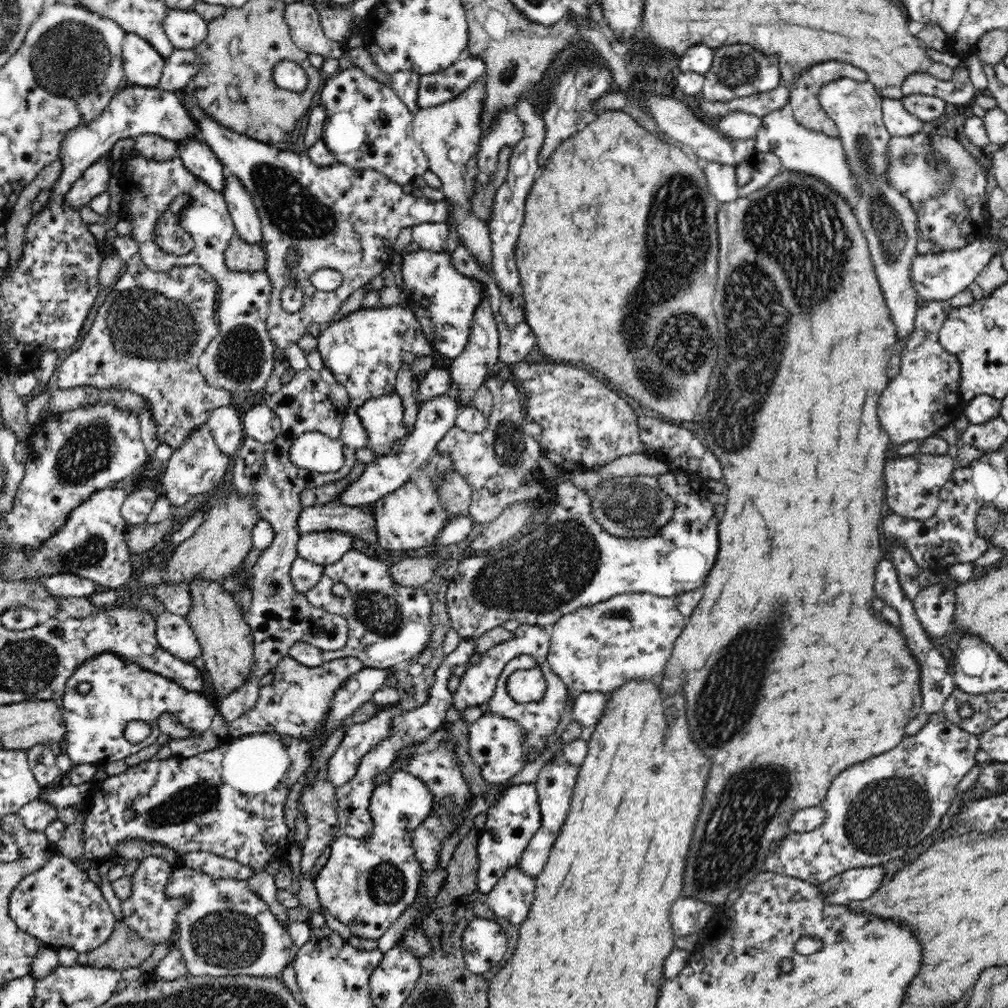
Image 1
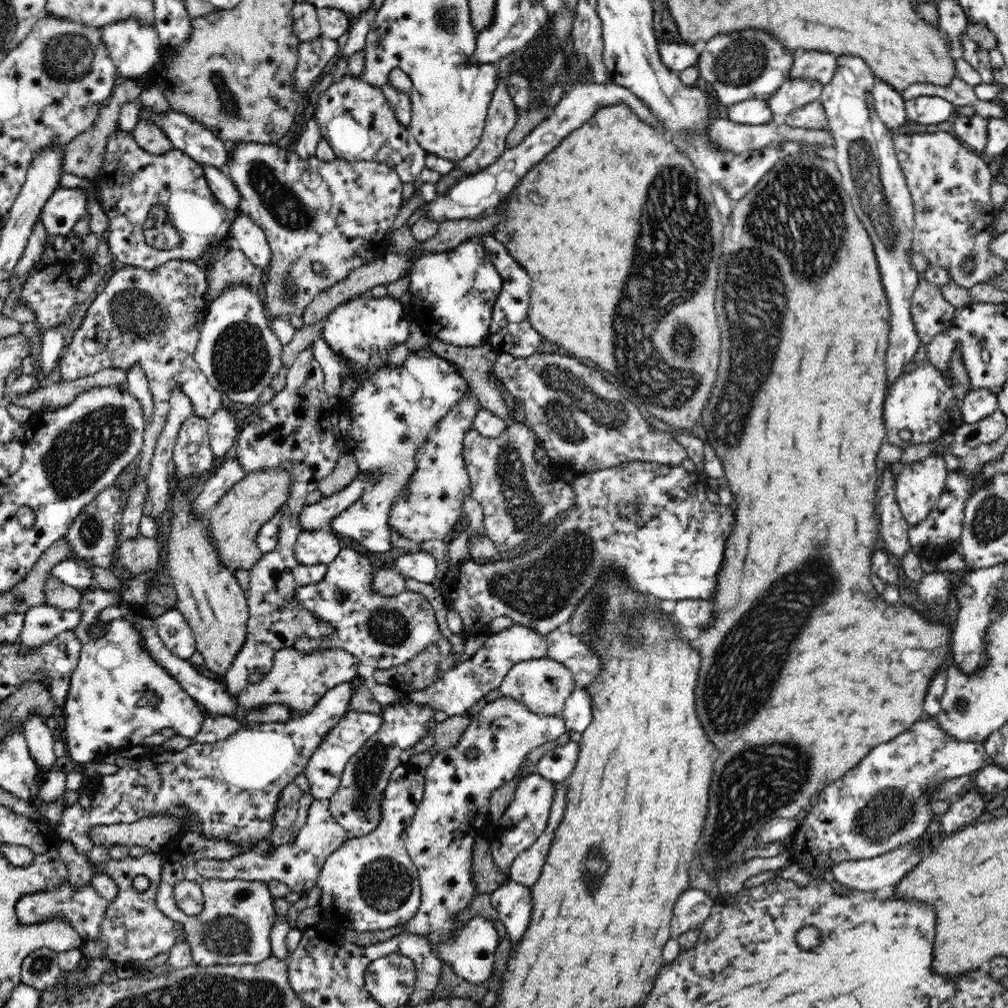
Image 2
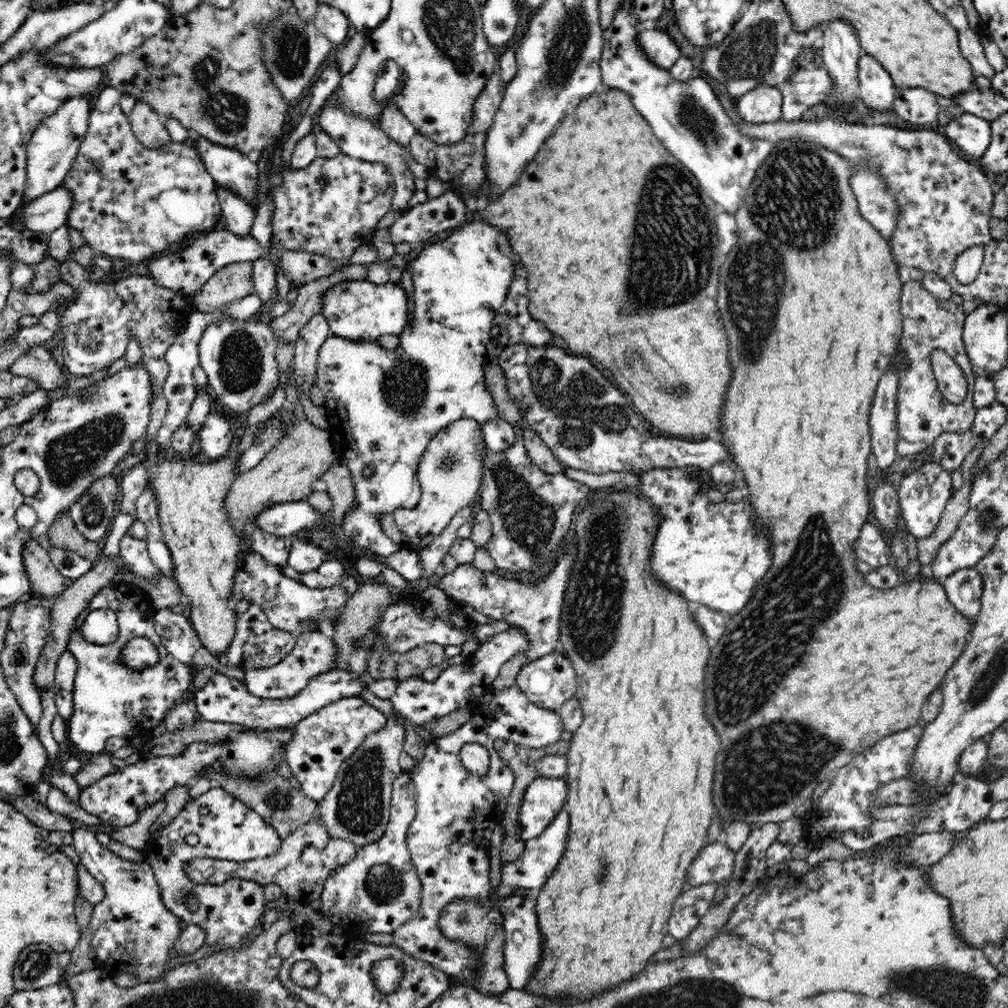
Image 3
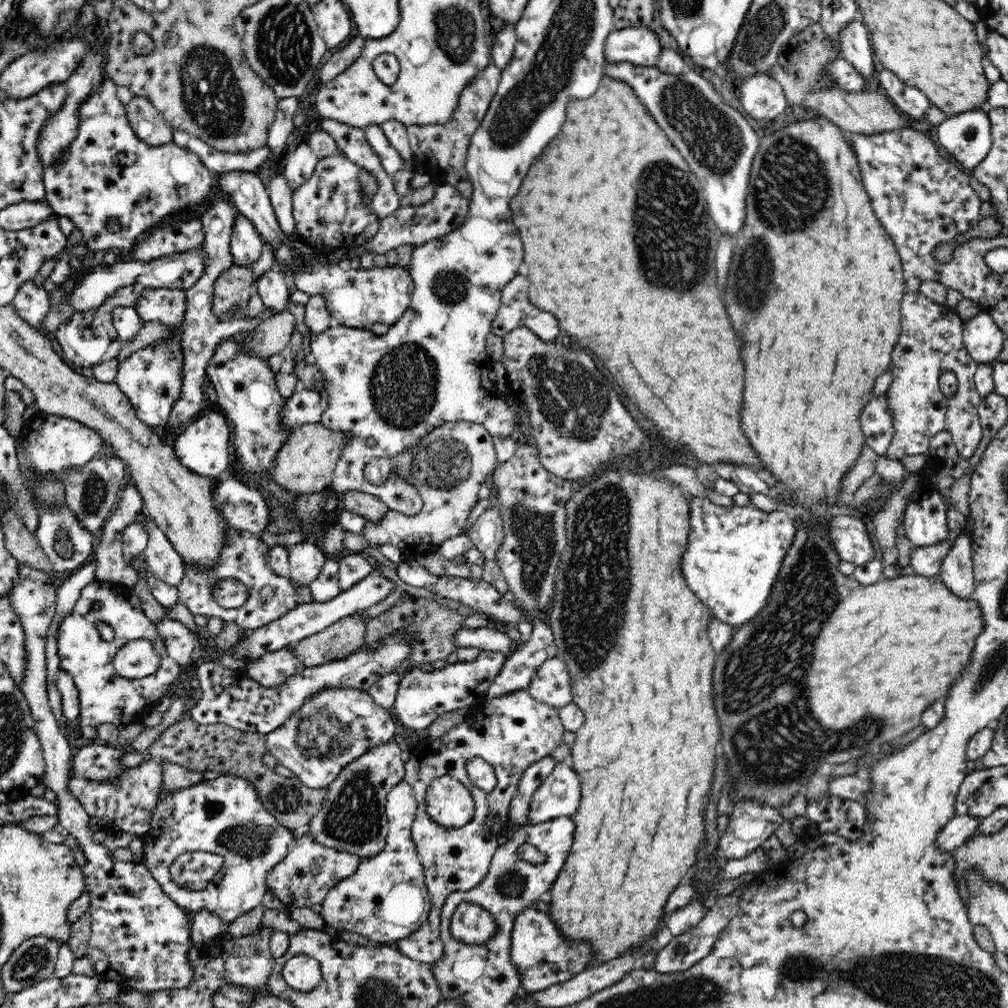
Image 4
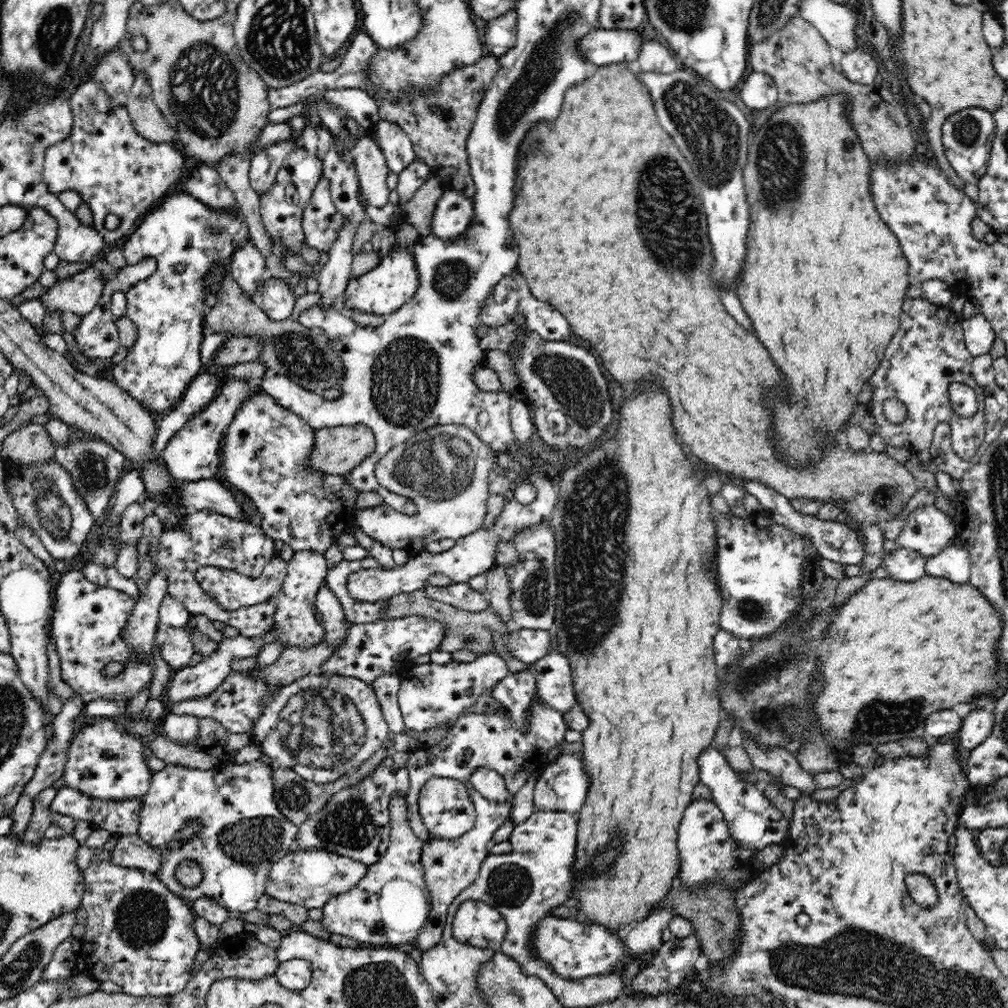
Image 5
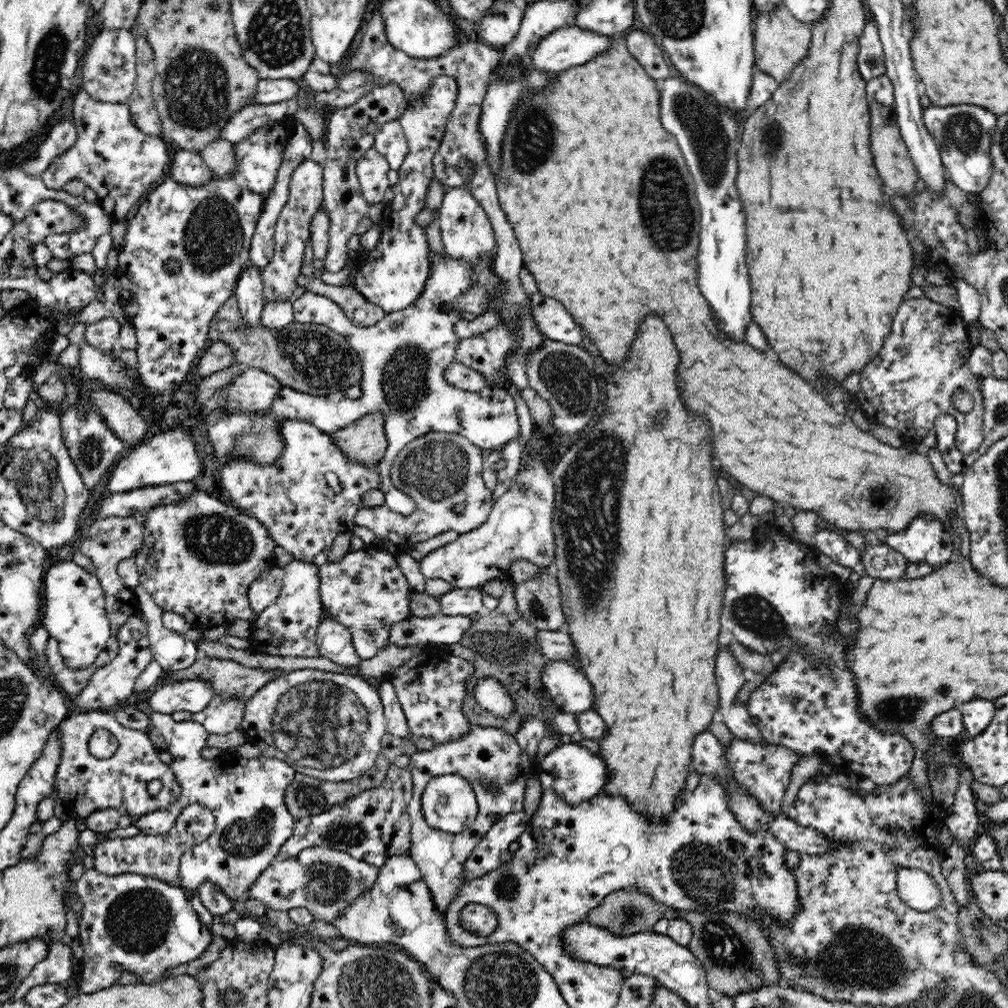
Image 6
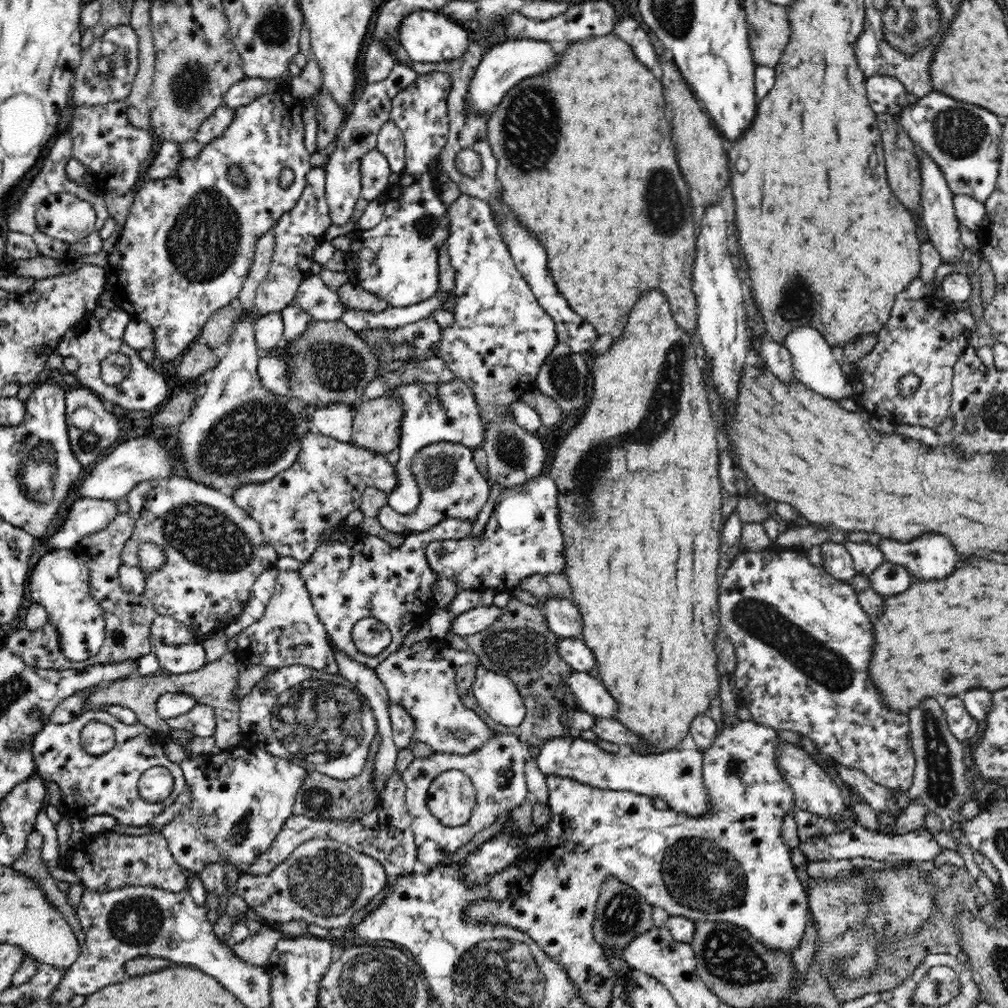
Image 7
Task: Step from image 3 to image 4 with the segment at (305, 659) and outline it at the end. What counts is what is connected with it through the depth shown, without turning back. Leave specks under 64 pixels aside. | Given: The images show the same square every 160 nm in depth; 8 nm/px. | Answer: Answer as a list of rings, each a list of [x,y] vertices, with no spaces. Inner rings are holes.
[[[282,648],[248,661],[243,673],[264,688],[272,688],[272,686],[282,686],[290,676],[304,669],[304,665],[296,655]]]

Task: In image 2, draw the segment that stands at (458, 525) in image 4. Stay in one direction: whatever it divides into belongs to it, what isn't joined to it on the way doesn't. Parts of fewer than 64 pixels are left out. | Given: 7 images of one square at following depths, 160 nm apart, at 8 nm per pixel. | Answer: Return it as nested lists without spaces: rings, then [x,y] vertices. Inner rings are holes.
[[[475,396],[462,397],[438,422],[428,440],[417,450],[416,468],[408,483],[407,493],[391,506],[389,529],[414,542],[447,540],[460,519],[464,497],[471,494],[469,474],[463,459],[463,440],[472,429],[474,415],[480,406]]]

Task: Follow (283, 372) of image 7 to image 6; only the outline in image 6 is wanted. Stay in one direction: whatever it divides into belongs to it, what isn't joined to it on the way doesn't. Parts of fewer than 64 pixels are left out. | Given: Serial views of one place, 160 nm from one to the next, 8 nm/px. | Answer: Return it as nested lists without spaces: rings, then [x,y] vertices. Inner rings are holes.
[[[245,367],[242,375],[239,375],[228,387],[216,392],[212,403],[217,407],[217,410],[225,408],[225,410],[234,414],[236,412],[237,414],[248,412],[254,414],[254,412],[261,412],[270,408],[271,402],[280,388],[282,388],[282,385],[280,385],[278,379],[258,368]]]

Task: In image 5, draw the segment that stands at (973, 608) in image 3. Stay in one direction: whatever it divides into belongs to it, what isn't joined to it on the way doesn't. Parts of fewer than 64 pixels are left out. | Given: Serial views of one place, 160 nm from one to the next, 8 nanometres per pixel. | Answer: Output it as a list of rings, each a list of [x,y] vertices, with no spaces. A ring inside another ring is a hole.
[[[955,541],[952,545],[946,545],[940,554],[926,560],[926,574],[964,584],[970,580],[971,566],[966,547]]]

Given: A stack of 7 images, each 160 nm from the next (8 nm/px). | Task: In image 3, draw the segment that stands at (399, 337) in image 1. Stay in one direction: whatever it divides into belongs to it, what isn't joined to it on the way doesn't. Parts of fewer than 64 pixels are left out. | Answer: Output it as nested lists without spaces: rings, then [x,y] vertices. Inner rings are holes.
[[[368,280],[344,282],[324,295],[321,314],[326,318],[331,334],[352,342],[377,342],[380,336],[402,334],[408,321],[408,298],[398,283],[378,286]]]

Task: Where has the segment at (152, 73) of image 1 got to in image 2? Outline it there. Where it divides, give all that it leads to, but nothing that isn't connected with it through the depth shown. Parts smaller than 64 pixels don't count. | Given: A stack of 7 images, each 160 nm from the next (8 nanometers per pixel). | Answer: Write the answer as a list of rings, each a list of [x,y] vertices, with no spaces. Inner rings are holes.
[[[128,18],[120,22],[110,22],[100,29],[103,42],[107,46],[108,57],[114,61],[121,76],[134,81],[158,66],[163,45],[154,24],[141,24],[137,18]]]

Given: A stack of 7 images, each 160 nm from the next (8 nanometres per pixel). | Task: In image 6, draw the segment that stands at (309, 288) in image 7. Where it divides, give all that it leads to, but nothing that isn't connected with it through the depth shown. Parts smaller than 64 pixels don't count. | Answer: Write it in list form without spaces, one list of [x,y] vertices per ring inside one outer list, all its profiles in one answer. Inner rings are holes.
[[[449,255],[434,256],[431,260],[426,288],[417,296],[412,307],[388,313],[373,326],[355,326],[340,306],[327,296],[306,291],[296,299],[293,303],[295,322],[324,325],[341,334],[357,352],[362,367],[362,396],[357,399],[310,396],[282,385],[268,408],[276,416],[310,423],[329,434],[370,412],[381,412],[385,418],[388,446],[384,456],[375,464],[379,472],[379,489],[385,494],[384,506],[394,514],[404,516],[414,512],[415,500],[393,485],[391,466],[397,452],[411,440],[428,432],[449,432],[461,434],[481,449],[501,450],[507,442],[520,435],[512,391],[500,387],[467,392],[446,381],[444,370],[455,361],[456,346],[460,339],[454,333],[455,325],[463,316],[459,310],[443,310],[443,304],[454,303],[458,296],[473,287],[475,268]]]

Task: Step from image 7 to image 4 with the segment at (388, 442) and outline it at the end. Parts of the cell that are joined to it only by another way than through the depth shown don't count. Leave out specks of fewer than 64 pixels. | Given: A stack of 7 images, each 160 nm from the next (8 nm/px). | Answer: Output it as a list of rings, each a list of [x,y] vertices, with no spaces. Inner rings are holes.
[[[320,422],[300,425],[276,453],[269,478],[294,494],[314,494],[329,488],[336,463],[348,441],[349,432],[334,432]]]

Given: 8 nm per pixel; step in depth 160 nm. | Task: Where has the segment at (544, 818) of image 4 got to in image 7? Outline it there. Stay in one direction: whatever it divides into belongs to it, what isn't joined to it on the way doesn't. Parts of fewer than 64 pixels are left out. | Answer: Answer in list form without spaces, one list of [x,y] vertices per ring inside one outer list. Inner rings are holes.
[[[559,737],[548,740],[535,758],[542,774],[571,778],[580,784],[600,790],[634,792],[650,799],[665,800],[668,808],[690,817],[707,815],[711,811],[704,787],[703,754],[698,750],[674,750],[658,755],[617,756],[599,748],[593,741],[581,737]]]

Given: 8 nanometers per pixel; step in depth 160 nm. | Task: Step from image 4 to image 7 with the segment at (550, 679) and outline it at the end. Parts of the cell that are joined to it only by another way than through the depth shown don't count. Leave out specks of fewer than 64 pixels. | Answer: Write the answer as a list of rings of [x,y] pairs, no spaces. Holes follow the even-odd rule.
[[[572,671],[564,677],[564,680],[577,698],[580,710],[595,717],[615,719],[617,702],[597,676],[587,672]]]

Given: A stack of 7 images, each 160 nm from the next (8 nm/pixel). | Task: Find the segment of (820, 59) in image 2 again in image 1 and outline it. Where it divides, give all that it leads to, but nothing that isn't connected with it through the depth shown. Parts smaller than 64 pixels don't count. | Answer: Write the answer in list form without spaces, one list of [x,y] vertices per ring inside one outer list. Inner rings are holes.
[[[828,60],[818,64],[812,64],[812,66],[806,68],[804,72],[800,72],[800,76],[787,87],[789,88],[789,105],[792,107],[794,119],[798,121],[798,124],[802,124],[804,127],[810,128],[814,131],[822,132],[830,137],[838,137],[838,127],[836,127],[834,120],[832,120],[822,108],[818,94],[820,89],[826,83],[844,78],[857,81],[869,80],[866,72],[862,72],[862,70],[854,68],[851,64],[840,62],[838,60]]]

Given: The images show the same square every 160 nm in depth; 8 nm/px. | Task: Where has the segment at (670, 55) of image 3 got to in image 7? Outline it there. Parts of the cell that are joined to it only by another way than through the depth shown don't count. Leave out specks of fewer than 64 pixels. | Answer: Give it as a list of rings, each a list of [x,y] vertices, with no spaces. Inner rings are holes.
[[[513,40],[492,47],[485,52],[478,68],[474,70],[474,76],[467,83],[468,111],[476,115],[491,112],[520,80],[548,72],[558,58],[560,51],[540,40]]]

